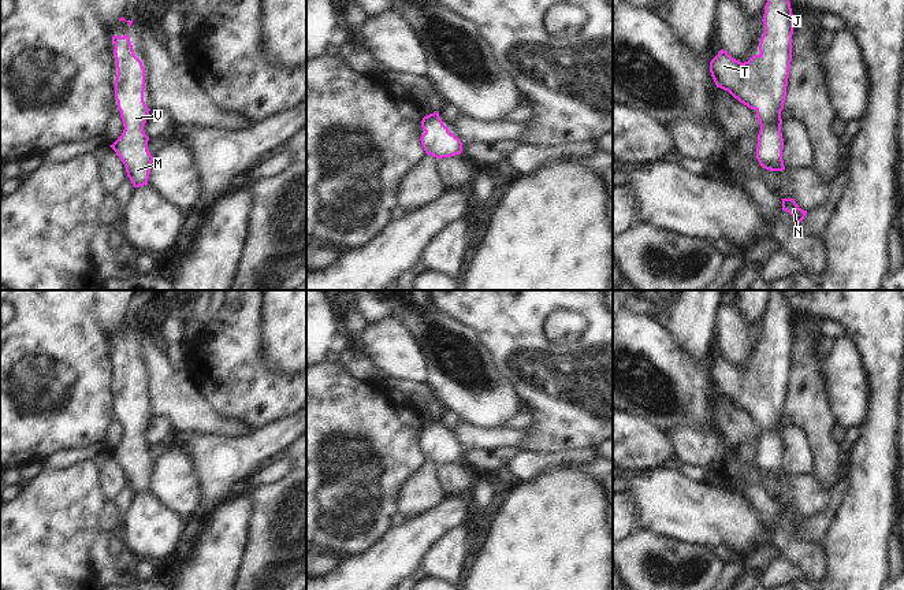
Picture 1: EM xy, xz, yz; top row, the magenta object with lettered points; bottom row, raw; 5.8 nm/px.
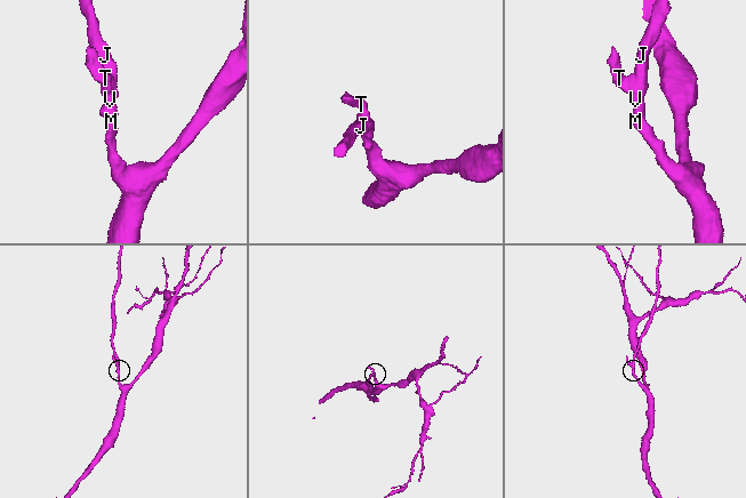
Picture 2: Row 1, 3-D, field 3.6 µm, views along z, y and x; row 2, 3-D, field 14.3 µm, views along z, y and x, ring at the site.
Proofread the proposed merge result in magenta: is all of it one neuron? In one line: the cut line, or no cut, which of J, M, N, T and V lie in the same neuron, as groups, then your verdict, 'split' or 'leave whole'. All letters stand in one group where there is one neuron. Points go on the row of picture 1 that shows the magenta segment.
no cut | J M N T V | leave whole

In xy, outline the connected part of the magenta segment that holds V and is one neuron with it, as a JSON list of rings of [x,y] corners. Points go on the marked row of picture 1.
[[[129,34],[114,36],[118,75],[115,100],[123,120],[122,136],[109,145],[123,162],[134,188],[148,185],[153,156],[148,151],[149,137],[144,133],[149,108],[144,101],[145,68],[135,56]]]

